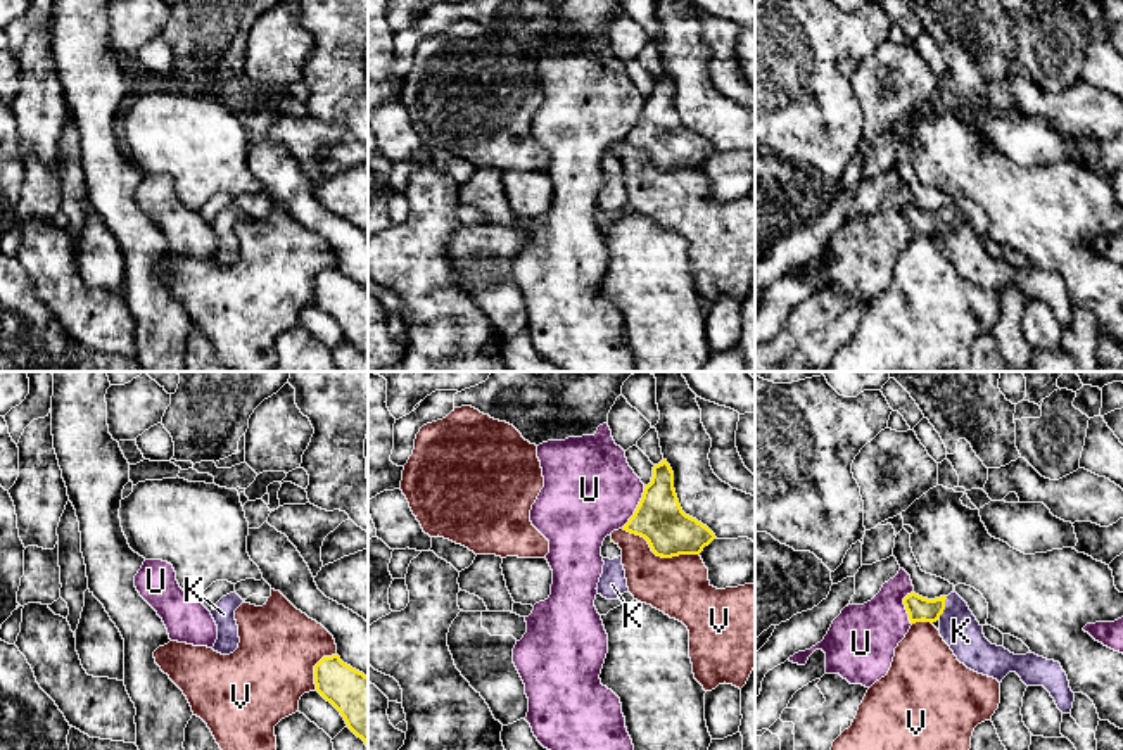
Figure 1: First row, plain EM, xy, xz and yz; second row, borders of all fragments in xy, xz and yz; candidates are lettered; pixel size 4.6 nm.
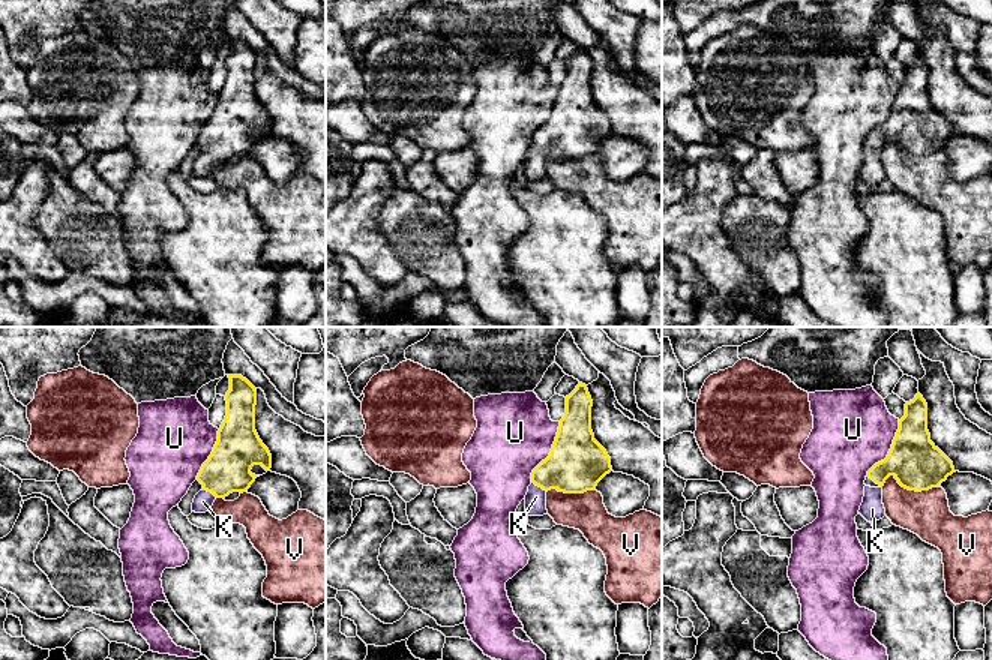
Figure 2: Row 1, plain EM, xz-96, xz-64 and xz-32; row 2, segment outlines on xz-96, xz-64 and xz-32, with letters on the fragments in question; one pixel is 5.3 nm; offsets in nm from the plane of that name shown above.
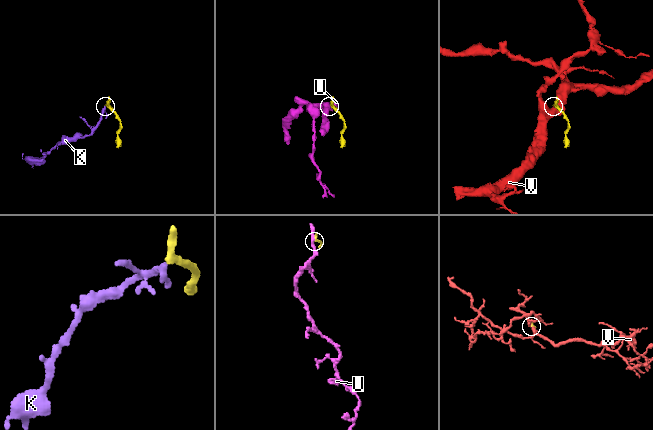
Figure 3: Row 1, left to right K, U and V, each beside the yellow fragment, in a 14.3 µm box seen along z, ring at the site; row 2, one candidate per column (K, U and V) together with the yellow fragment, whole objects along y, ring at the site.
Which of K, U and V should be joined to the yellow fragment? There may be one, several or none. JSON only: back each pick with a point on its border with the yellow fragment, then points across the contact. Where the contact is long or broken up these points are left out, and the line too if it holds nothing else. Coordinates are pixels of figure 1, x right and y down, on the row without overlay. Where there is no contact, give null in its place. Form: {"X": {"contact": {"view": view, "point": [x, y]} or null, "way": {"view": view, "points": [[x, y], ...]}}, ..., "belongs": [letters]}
{"K": {"contact": {"view": "yz", "point": [944, 220]}, "way": {"view": "yz", "points": [[919, 222], [944, 220], [956, 232], [961, 244]]}}, "belongs": ["K"]}

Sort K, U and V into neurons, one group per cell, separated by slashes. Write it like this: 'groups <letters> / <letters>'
groups K / U / V

